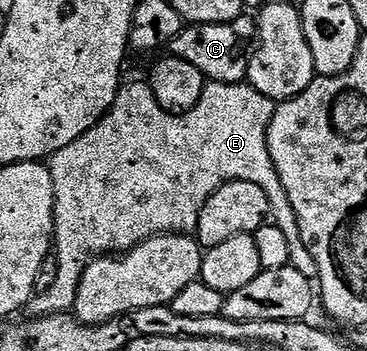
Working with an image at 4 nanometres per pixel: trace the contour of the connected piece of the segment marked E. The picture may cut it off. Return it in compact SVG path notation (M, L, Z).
M147 80L132 81L121 84L119 91L116 93L114 103L110 107L110 111L106 111L106 115L94 127L90 127L90 131L86 131L86 135L82 135L78 139L74 139L74 143L70 143L66 147L62 147L62 151L58 151L52 157L47 158L46 164L50 171L50 179L54 179L54 261L56 257L56 274L52 277L52 286L39 295L33 296L30 305L32 317L48 317L52 313L68 313L76 304L76 296L78 295L78 287L82 275L86 271L86 267L97 257L105 255L123 255L129 249L133 249L136 245L140 245L143 241L149 241L152 237L163 237L166 233L178 233L181 235L195 234L198 227L198 215L200 208L206 203L206 199L210 199L210 195L214 195L214 191L218 191L218 187L222 187L228 181L245 181L246 183L258 183L258 187L262 187L262 191L266 191L266 199L268 200L268 212L274 215L274 224L278 226L286 235L286 240L290 243L290 259L292 260L292 268L297 269L301 275L306 275L306 279L313 283L319 282L318 263L314 263L314 255L310 255L310 251L306 251L306 243L302 243L302 231L298 231L298 215L294 215L294 207L290 207L290 199L286 195L286 187L282 187L282 179L278 179L278 171L274 171L274 163L270 159L270 151L268 150L268 128L270 127L270 119L274 115L277 102L272 101L266 95L262 95L258 90L247 83L238 85L223 85L217 81L205 84L202 91L202 99L196 104L189 113L175 114L168 113L158 103L158 99L154 99L152 88L148 86Z

